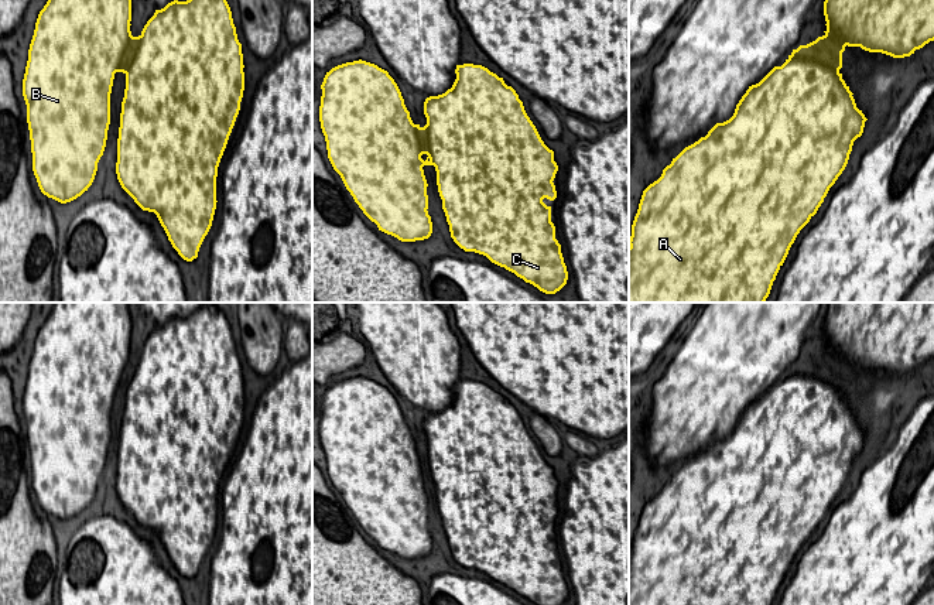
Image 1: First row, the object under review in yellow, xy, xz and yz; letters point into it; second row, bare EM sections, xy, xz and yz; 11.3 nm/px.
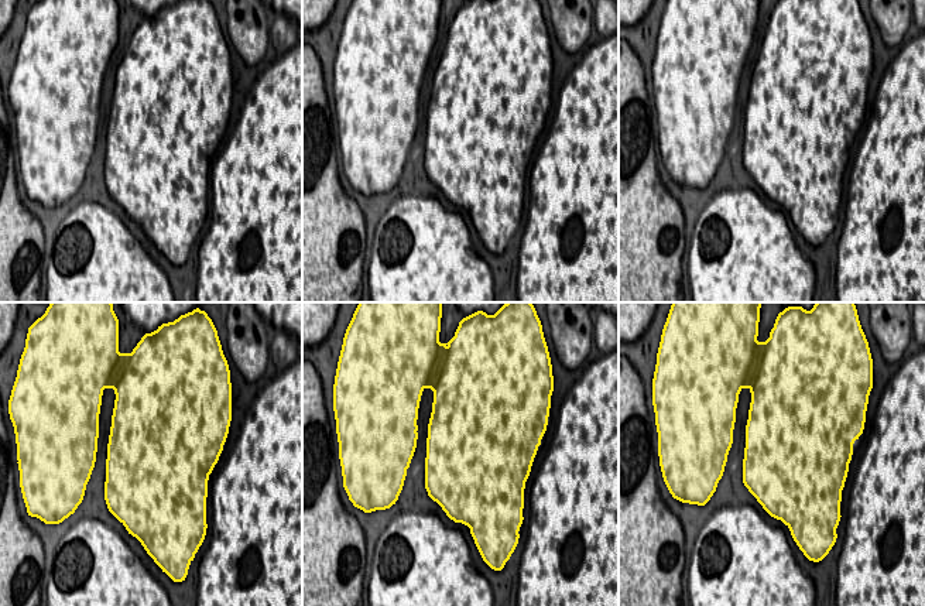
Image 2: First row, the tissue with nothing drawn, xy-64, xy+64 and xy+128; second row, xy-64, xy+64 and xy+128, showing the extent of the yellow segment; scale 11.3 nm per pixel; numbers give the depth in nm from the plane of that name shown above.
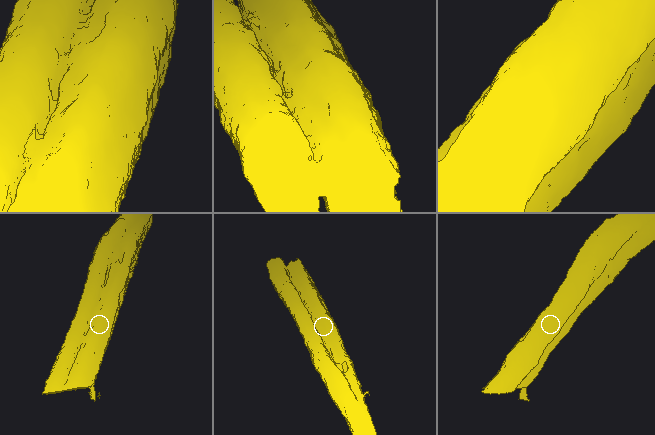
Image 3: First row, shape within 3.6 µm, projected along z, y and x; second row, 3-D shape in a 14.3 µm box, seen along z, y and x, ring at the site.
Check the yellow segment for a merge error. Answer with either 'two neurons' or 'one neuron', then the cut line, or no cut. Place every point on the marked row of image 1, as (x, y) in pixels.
two neurons; cut xy (147, 24), (146, 51), (126, 88), (134, 118), (119, 133)

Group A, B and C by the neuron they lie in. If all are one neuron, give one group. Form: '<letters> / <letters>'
A C / B

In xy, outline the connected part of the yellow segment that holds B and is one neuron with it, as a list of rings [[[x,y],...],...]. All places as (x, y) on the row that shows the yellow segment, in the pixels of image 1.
[[[48,0],[40,11],[23,79],[32,171],[44,195],[61,204],[81,196],[92,185],[103,155],[110,124],[110,93],[116,72],[126,75],[126,88],[136,58],[147,52],[144,25],[138,37],[130,31],[131,0]]]

